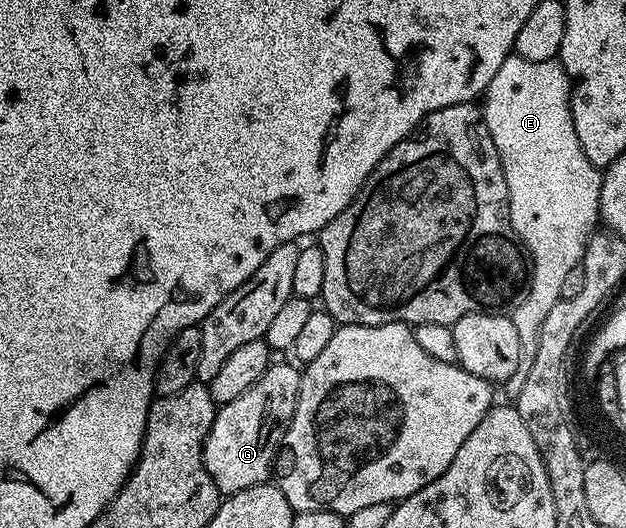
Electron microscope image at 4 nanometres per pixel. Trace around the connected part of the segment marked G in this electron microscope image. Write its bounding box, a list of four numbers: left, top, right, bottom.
[204,366,301,495]

